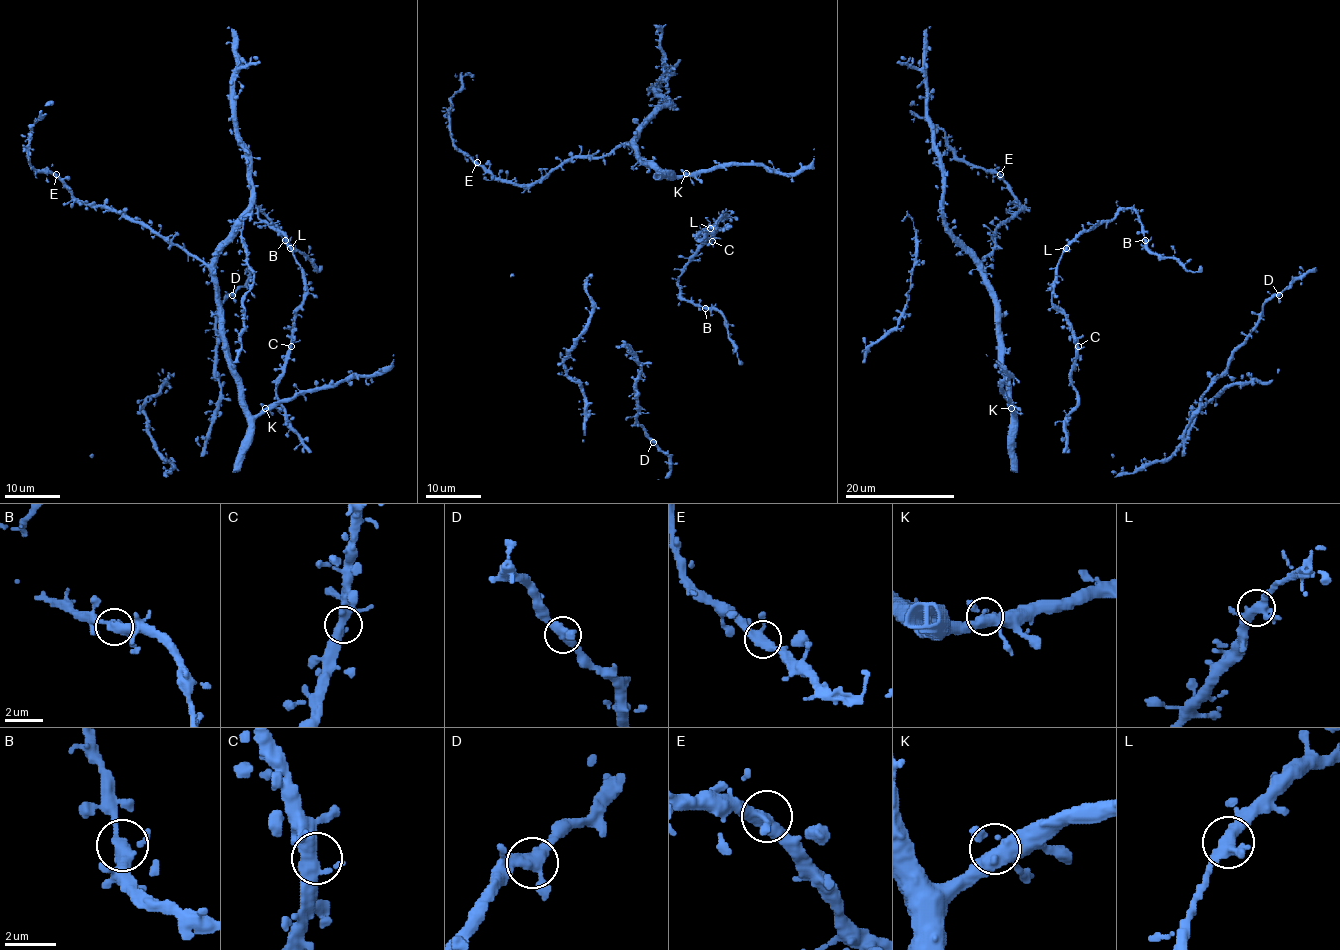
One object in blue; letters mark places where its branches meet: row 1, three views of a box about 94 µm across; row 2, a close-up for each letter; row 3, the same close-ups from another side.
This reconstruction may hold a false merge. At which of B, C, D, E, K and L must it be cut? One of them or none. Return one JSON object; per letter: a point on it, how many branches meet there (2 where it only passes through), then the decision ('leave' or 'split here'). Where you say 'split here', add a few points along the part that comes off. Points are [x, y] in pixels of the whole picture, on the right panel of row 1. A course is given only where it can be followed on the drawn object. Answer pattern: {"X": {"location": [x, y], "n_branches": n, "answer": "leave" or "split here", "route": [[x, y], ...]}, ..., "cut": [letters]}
{"B": {"location": [1145, 240], "n_branches": 3, "answer": "leave"}, "C": {"location": [1078, 346], "n_branches": 3, "answer": "leave"}, "D": {"location": [1279, 295], "n_branches": 3, "answer": "leave"}, "E": {"location": [1000, 174], "n_branches": 3, "answer": "leave"}, "K": {"location": [1011, 408], "n_branches": 3, "answer": "leave"}, "L": {"location": [1066, 248], "n_branches": 3, "answer": "leave"}, "cut": []}

